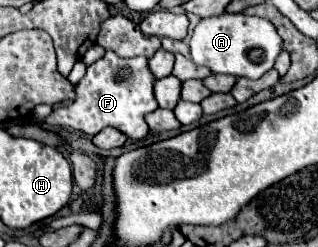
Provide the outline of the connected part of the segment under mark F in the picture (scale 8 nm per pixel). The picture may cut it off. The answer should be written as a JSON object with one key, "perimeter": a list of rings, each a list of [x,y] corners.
{"perimeter":[[[106,51],[102,59],[98,59],[88,67],[88,73],[76,85],[74,105],[54,109],[46,117],[46,123],[70,127],[86,135],[96,135],[104,127],[116,127],[130,139],[142,139],[148,133],[144,115],[158,107],[152,93],[152,83],[154,83],[154,77],[150,75],[146,57],[122,59],[114,51]]]}

